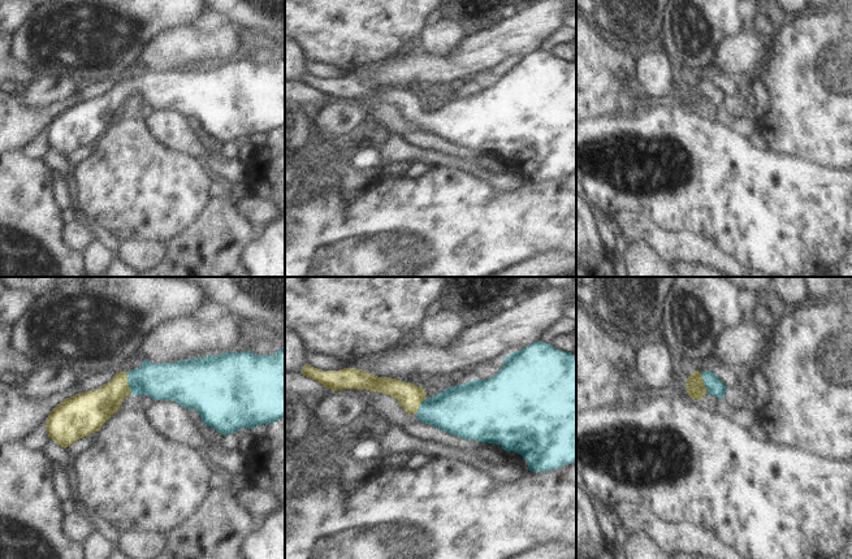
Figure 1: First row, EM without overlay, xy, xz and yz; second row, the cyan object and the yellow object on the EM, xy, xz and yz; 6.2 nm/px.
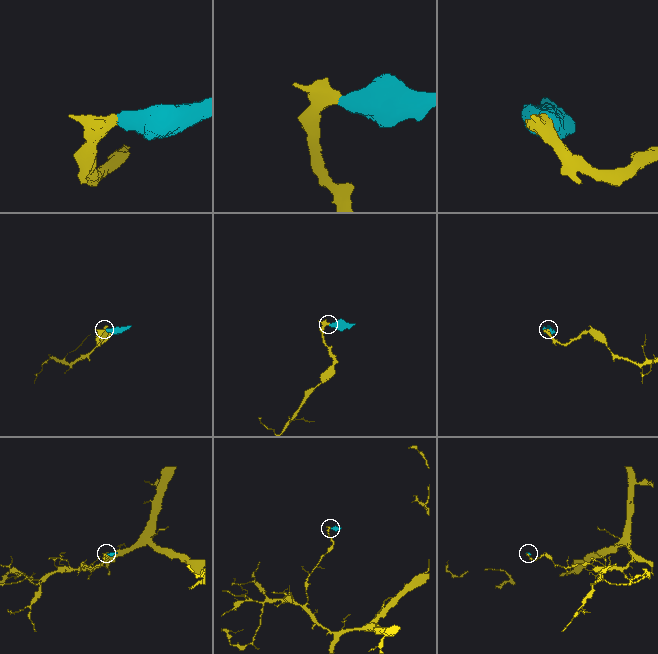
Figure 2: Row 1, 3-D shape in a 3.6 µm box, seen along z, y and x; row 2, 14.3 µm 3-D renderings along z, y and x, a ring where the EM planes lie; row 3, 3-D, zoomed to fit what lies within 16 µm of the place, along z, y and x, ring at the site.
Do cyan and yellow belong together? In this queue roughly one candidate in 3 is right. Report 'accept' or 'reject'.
accept

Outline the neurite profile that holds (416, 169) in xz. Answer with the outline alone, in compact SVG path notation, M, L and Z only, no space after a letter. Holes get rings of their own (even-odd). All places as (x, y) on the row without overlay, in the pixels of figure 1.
M415 162L407 169L406 178L418 178L429 172L429 166L424 162Z

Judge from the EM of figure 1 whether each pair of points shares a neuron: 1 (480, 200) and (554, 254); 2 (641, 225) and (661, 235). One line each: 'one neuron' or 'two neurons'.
1: two neurons
2: one neuron

